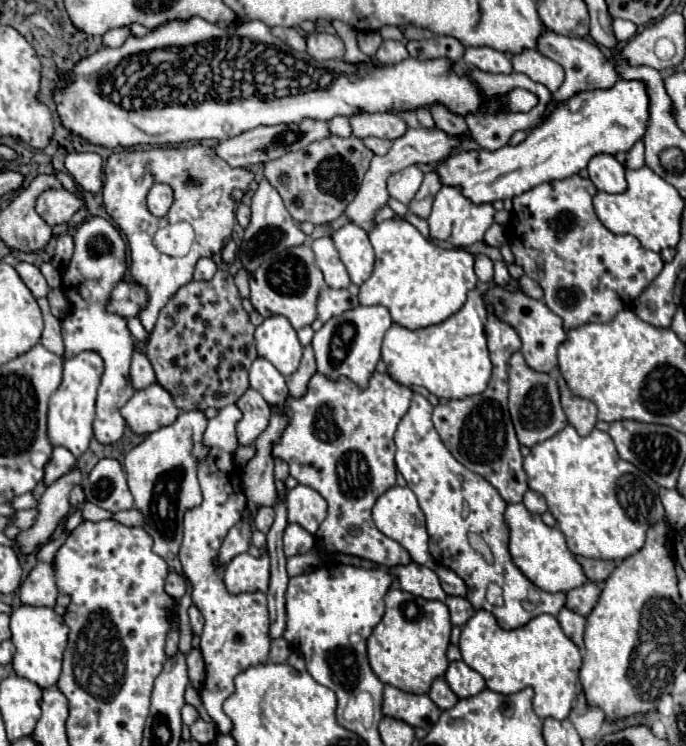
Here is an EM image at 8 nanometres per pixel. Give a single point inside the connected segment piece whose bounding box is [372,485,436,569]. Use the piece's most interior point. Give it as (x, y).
(396, 513)

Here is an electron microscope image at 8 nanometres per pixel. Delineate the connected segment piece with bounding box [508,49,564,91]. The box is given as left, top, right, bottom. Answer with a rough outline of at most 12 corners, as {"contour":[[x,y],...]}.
{"contour":[[536,49],[508,53],[516,73],[556,91],[564,69]]}

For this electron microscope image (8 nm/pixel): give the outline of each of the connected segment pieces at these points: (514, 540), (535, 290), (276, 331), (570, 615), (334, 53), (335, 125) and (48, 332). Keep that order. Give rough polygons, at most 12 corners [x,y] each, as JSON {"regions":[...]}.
{"regions":[[[508,505],[508,551],[542,591],[588,579],[558,529]],[[522,275],[518,279],[520,291],[532,299],[542,299],[540,285]],[[264,319],[258,355],[282,375],[298,369],[302,345],[288,319]],[[566,607],[558,613],[562,631],[584,649],[586,619]],[[310,33],[308,55],[342,59],[344,43],[338,35]],[[336,115],[330,121],[330,133],[350,137],[348,117]],[[46,297],[38,299],[44,315],[40,343],[64,355],[60,321],[50,313]]]}

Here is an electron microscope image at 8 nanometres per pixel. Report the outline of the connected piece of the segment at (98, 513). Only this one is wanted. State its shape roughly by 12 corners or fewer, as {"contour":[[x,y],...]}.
{"contour":[[84,503],[82,515],[88,521],[102,521],[112,517],[110,511]]}

